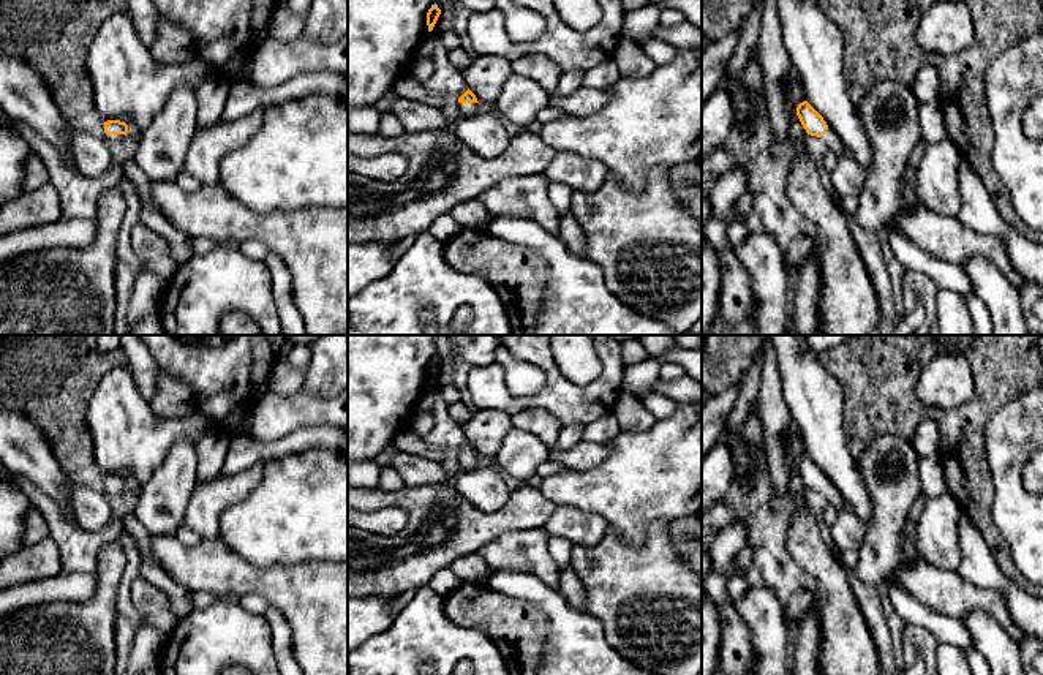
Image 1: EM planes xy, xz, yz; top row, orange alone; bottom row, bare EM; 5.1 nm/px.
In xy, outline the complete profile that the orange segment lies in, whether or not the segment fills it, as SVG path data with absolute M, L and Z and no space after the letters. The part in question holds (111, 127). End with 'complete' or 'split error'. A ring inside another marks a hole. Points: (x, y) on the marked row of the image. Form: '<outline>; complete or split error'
M120 120L104 122L104 133L107 141L122 141L128 133L128 125Z; split error

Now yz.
M808 101L798 104L796 115L808 134L822 138L836 156L844 153L845 147L842 141Z; split error

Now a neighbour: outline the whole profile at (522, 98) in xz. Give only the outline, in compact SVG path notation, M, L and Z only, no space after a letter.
M512 73L501 90L495 106L510 123L529 128L536 125L537 114L548 107L550 93L536 81Z

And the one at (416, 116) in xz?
M397 96L389 111L403 123L406 131L431 131L452 128L455 122L449 122L442 111L420 101Z

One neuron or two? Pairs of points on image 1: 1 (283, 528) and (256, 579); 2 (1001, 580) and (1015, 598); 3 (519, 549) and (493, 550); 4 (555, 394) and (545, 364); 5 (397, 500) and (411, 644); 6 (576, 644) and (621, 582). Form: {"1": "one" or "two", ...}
{"1": "two", "2": "one", "3": "one", "4": "one", "5": "two", "6": "two"}

